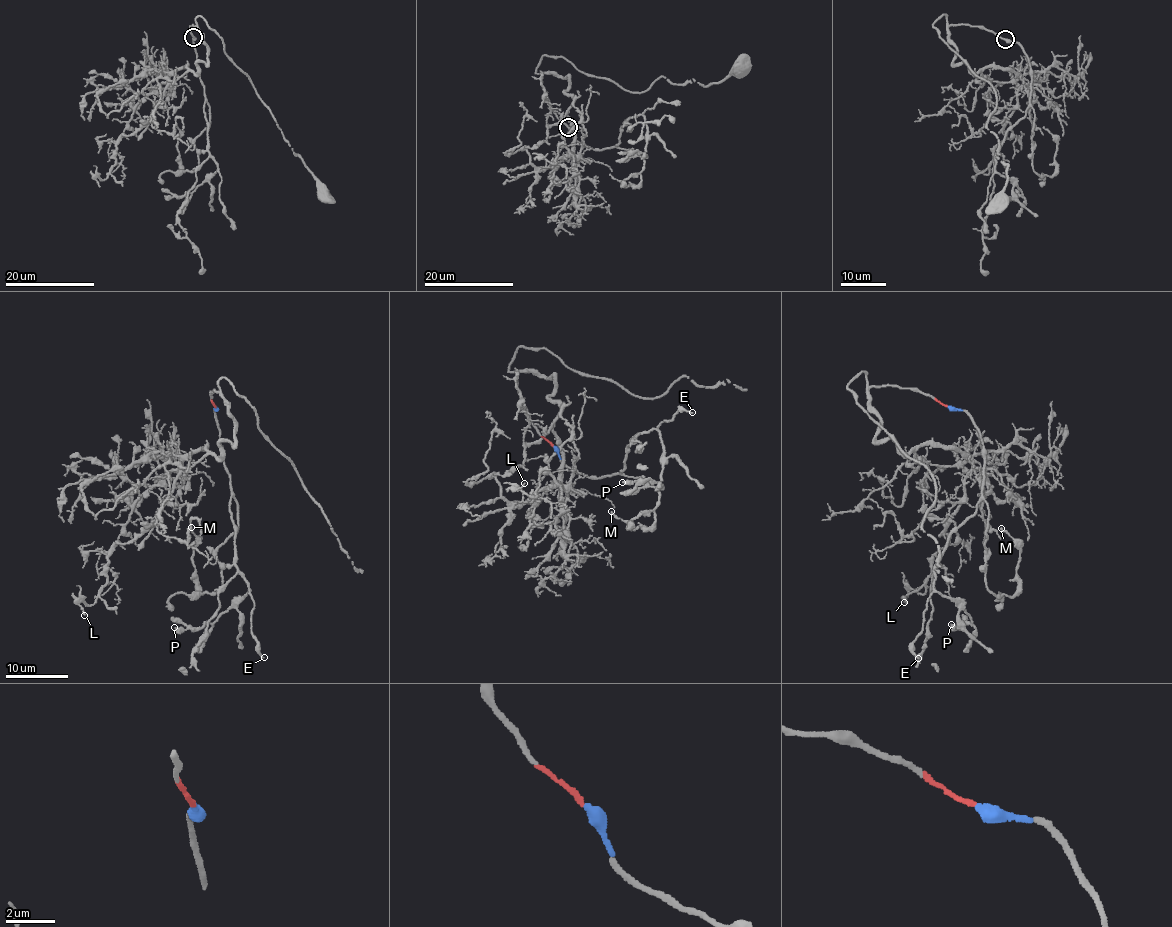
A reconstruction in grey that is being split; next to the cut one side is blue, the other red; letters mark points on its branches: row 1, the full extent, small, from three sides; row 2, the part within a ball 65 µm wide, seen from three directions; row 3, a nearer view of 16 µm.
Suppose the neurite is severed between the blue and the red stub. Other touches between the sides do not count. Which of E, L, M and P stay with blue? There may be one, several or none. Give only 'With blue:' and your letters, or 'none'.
With blue: E, M, P

